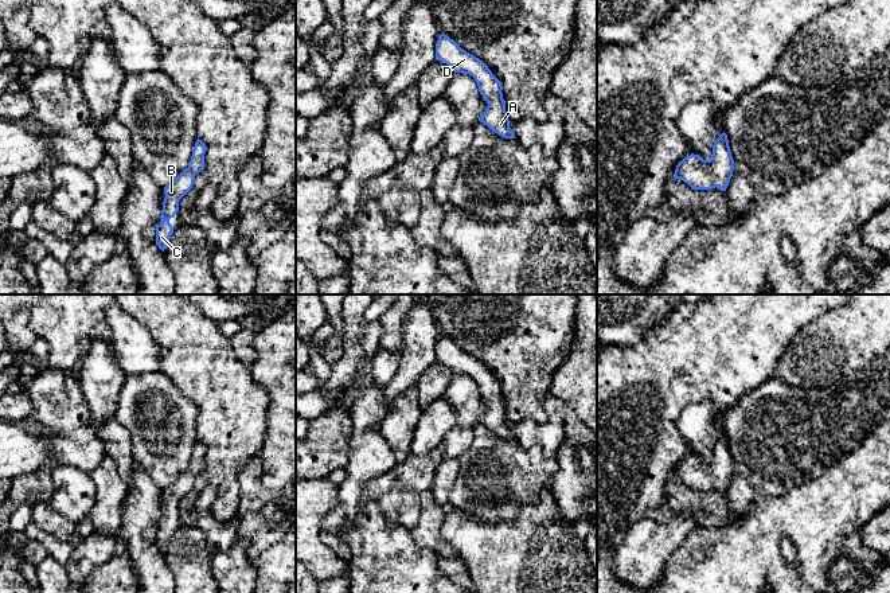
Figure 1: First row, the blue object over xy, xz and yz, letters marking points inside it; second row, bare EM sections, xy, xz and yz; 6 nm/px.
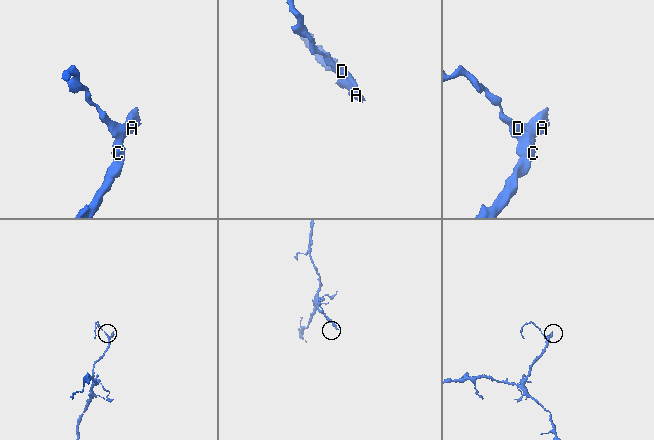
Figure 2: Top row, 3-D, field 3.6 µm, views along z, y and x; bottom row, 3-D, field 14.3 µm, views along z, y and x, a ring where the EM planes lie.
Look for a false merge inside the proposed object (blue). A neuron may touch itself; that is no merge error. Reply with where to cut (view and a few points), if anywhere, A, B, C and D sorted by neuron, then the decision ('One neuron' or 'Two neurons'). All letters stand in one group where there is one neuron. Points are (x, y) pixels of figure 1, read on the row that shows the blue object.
No split. Groups: A B C D. One neuron

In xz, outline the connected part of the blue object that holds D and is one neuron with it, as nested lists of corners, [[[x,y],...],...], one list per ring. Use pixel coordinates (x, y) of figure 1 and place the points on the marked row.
[[[441,34],[436,43],[436,59],[450,66],[454,73],[472,75],[480,94],[488,102],[479,121],[504,139],[515,139],[505,112],[501,82],[492,74],[488,66],[462,50],[445,34]]]

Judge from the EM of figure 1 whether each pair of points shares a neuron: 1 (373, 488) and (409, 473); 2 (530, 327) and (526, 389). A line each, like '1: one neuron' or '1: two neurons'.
1: one neuron
2: one neuron

